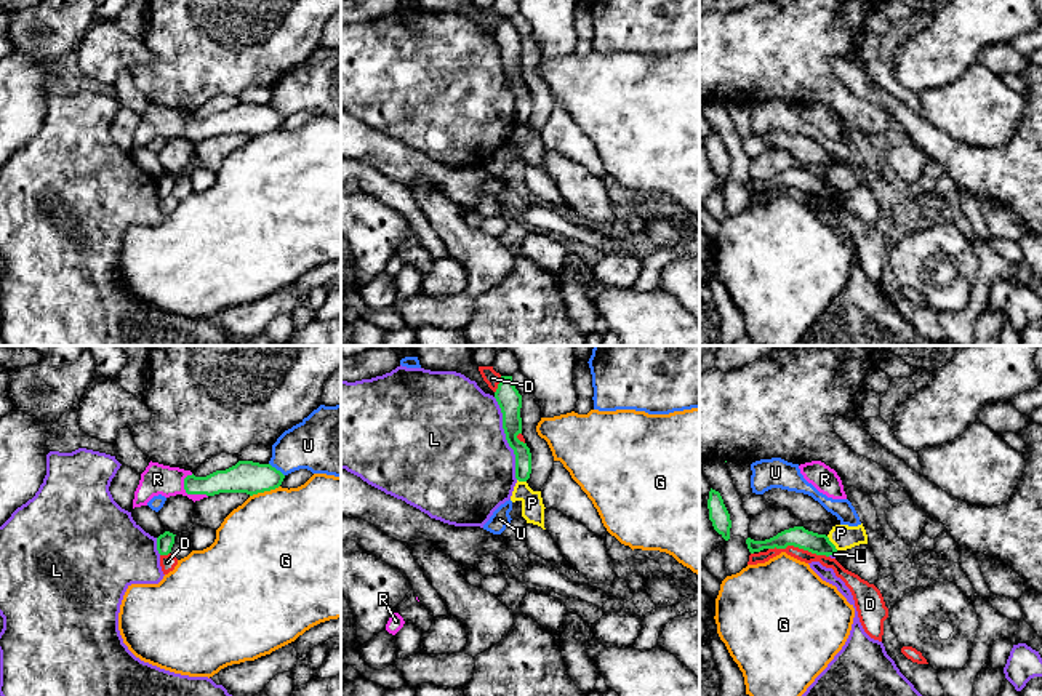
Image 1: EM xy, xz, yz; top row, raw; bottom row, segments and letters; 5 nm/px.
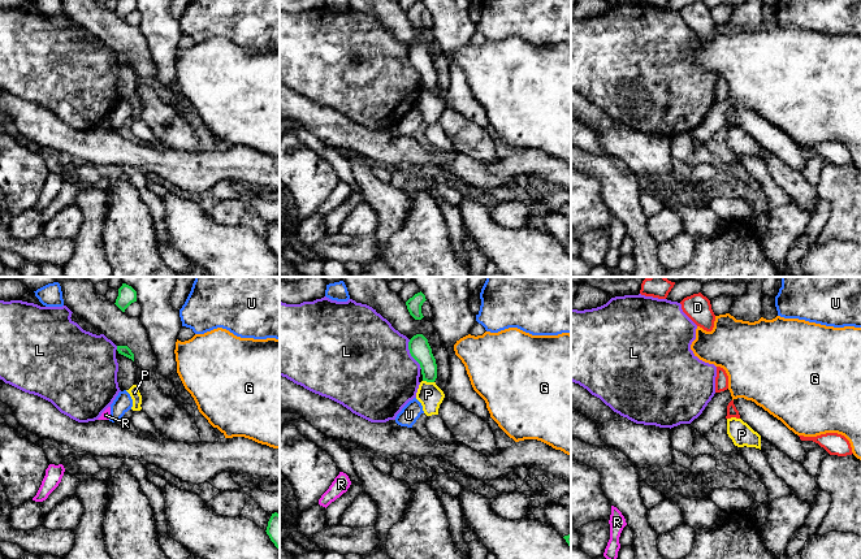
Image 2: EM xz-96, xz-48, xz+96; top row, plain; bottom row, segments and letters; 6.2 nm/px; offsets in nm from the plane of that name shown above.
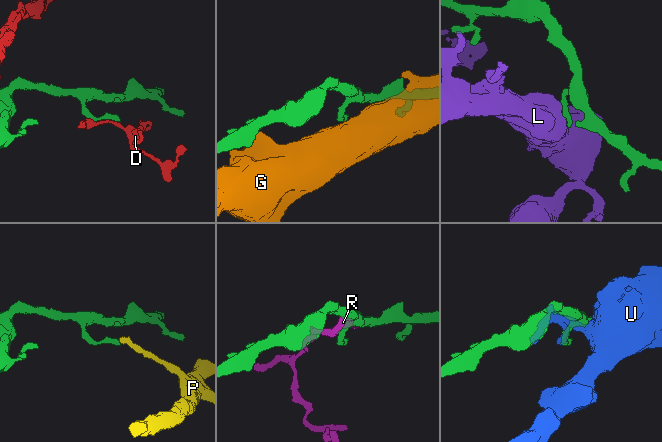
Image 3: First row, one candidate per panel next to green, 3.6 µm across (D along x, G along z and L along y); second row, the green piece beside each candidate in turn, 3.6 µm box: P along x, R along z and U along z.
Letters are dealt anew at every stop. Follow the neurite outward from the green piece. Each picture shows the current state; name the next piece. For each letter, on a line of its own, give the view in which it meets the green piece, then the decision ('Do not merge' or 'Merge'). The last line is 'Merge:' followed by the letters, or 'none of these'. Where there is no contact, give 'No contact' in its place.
D: Touches green in yz. Do not merge
G: Touches green in xy. Do not merge
L: Touches green in xz. Do not merge
P: Touches green in yz. Do not merge
R: Touches green in xy. Merge
U: Touches green in xy. Do not merge
Merge: R

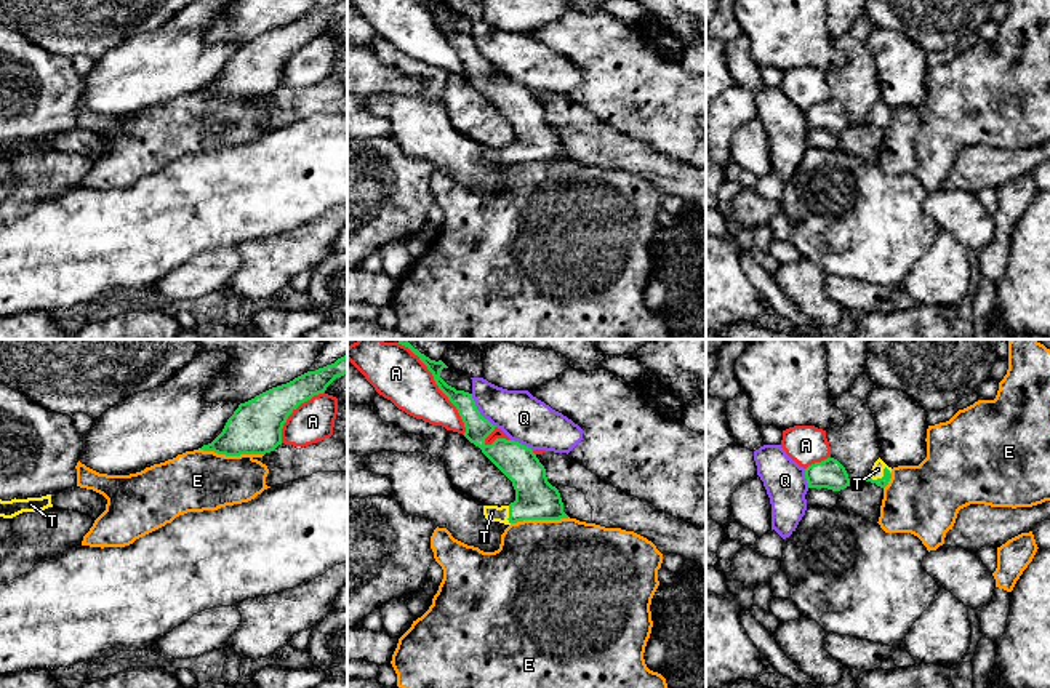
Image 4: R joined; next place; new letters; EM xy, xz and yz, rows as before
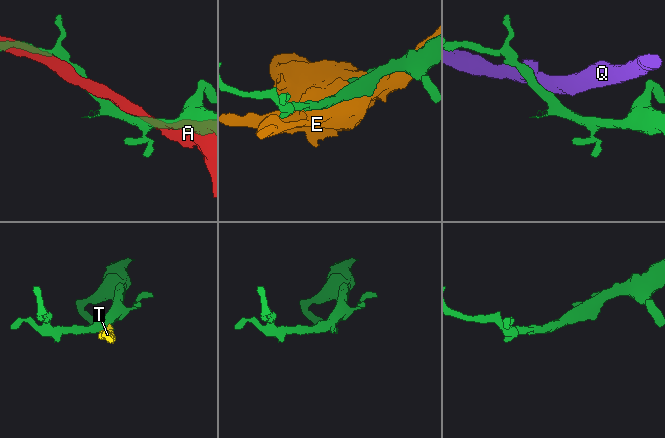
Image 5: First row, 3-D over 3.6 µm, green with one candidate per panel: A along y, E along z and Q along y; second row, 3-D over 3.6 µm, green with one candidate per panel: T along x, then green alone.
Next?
A: Touches green in xz. Do not merge
E: Touches green in xy. Do not merge
Q: Touches green in xz. Do not merge
T: Touches green in yz. Merge
Merge: T

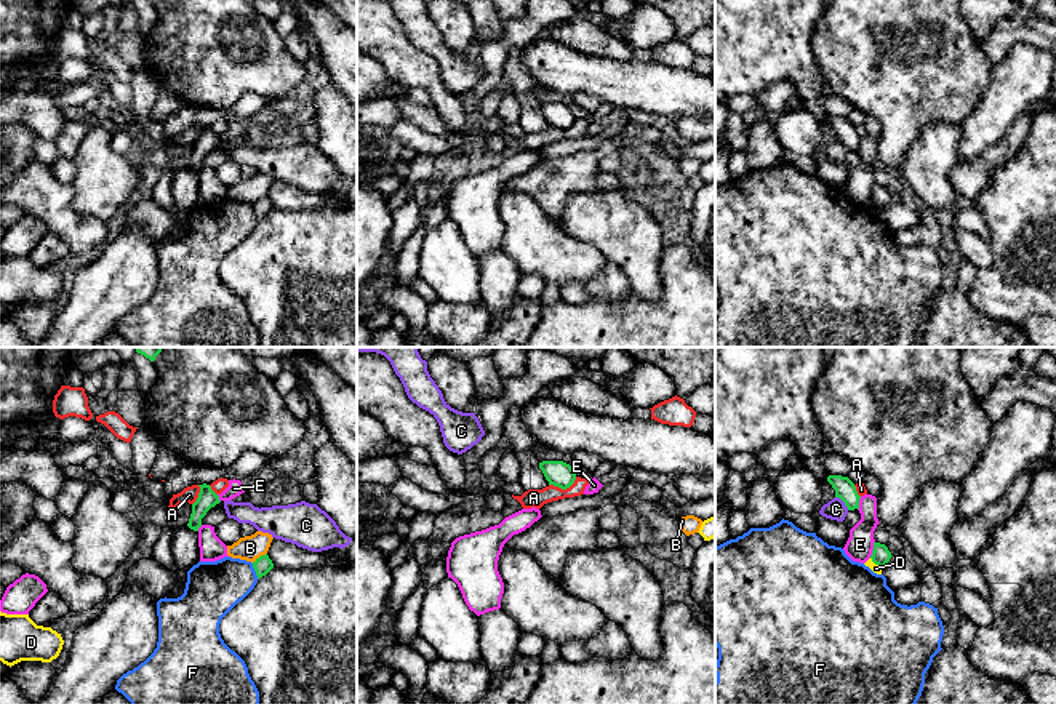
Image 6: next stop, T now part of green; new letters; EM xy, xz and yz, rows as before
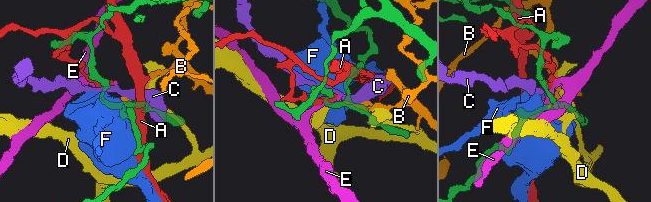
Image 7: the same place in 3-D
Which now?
A: Touches green in xz. Do not merge
B: Touches green in xy. Do not merge
C: Touches green in yz. Do not merge
D: Touches green in yz. Do not merge
E: Touches green in yz. Do not merge
F: Touches green in xy. Do not merge
Merge: none of these

